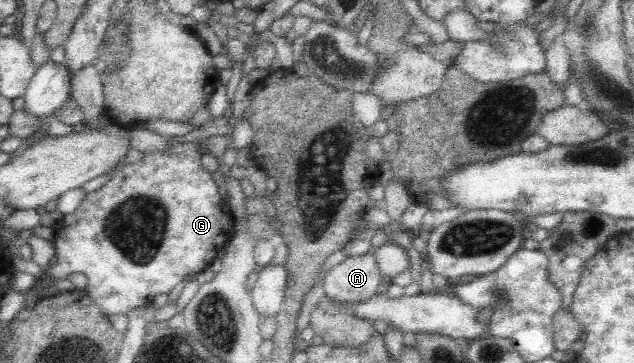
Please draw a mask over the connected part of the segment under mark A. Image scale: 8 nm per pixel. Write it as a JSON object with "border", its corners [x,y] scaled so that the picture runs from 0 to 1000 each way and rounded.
{"border":[[[591,700],[546,708],[511,763],[514,815],[533,829],[576,829],[588,818],[603,780]]]}

